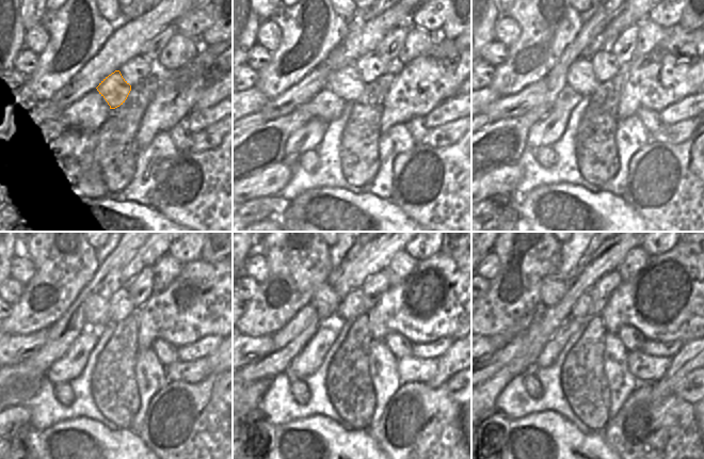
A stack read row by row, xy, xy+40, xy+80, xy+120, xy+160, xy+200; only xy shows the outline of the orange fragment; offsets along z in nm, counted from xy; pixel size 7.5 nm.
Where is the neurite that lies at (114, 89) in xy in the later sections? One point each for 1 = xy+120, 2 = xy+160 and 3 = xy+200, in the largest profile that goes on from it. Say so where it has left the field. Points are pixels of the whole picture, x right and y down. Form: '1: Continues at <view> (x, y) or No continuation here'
1: Continues at xy+120 (97, 311)
2: Continues at xy+160 (324, 298)
3: Continues at xy+200 (553, 287)

